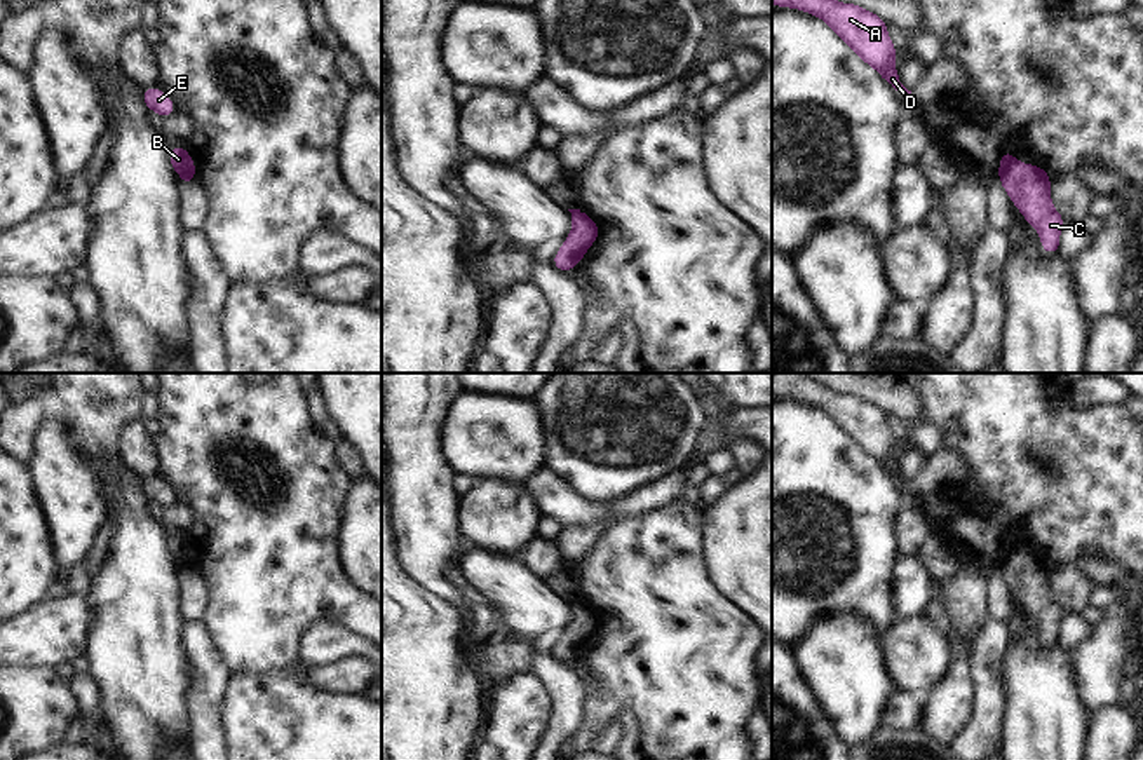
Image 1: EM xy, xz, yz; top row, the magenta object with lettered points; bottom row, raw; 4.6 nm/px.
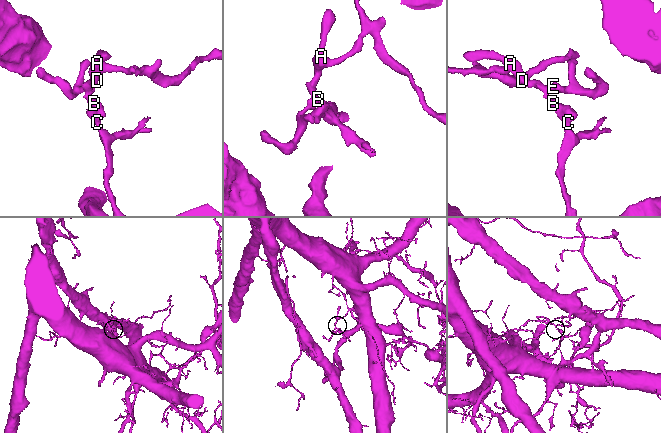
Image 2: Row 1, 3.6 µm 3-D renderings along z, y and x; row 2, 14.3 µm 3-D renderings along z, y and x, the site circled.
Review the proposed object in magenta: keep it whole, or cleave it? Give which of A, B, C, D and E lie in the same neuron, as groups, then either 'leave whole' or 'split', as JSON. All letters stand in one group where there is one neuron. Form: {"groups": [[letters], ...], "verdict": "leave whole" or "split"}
{"groups": [["A", "B", "D", "E"], ["C"]], "verdict": "split"}

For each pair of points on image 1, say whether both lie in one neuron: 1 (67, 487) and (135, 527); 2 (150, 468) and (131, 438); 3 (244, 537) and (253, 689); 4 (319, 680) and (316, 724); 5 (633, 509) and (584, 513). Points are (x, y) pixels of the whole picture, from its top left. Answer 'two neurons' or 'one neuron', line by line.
1: two neurons
2: one neuron
3: two neurons
4: two neurons
5: two neurons

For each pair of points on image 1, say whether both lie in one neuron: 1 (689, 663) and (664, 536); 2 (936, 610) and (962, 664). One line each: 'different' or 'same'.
1: same
2: same

